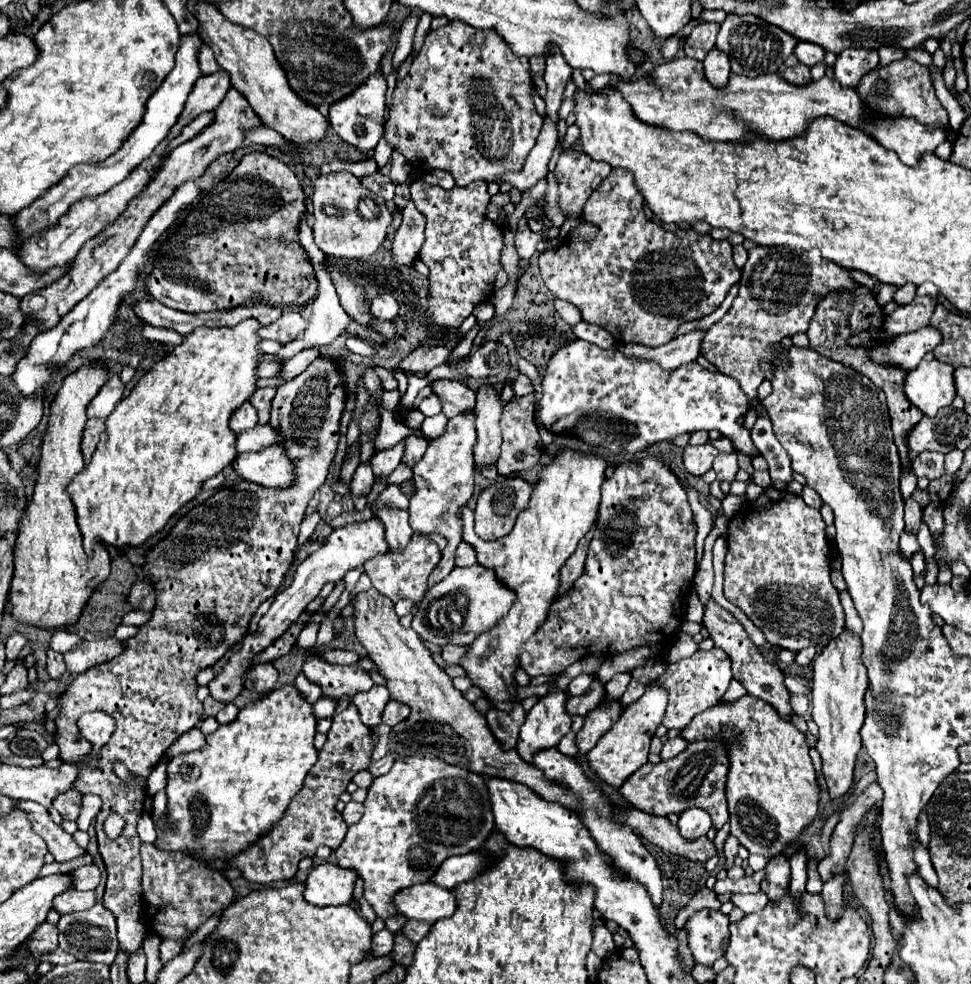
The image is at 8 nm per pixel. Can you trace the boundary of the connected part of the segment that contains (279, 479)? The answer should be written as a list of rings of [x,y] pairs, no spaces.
[[[265,446],[257,452],[241,452],[231,466],[241,478],[265,486],[287,488],[293,484],[293,464],[279,446]]]

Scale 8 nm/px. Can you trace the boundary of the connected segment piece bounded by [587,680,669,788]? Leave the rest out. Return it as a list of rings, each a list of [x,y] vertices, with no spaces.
[[[657,680],[649,682],[645,686],[645,694],[639,700],[635,700],[633,704],[629,704],[623,710],[621,718],[611,726],[611,730],[601,736],[597,746],[587,754],[591,768],[597,772],[597,776],[601,780],[619,788],[627,780],[629,774],[633,774],[635,770],[639,770],[647,762],[649,744],[651,744],[651,738],[655,736],[657,726],[663,722],[667,700],[669,700],[667,688]]]

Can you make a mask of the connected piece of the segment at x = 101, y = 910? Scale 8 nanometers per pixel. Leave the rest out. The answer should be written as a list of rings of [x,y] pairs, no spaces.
[[[95,904],[91,910],[77,912],[77,914],[63,914],[59,924],[59,948],[73,954],[77,960],[89,960],[89,962],[101,962],[101,964],[113,964],[117,956],[117,928],[113,914],[103,906]]]

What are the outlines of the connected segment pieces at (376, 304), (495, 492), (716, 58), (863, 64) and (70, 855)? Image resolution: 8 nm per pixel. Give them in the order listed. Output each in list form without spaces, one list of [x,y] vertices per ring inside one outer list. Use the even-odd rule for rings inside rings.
[[[379,294],[371,300],[371,314],[379,320],[393,320],[399,312],[399,304],[391,294]]]
[[[499,478],[487,486],[475,506],[475,532],[491,542],[513,530],[517,514],[529,504],[533,486],[521,478]]]
[[[713,48],[707,54],[707,58],[703,60],[703,66],[705,66],[705,78],[713,86],[725,86],[727,84],[731,70],[729,70],[729,56],[723,50]]]
[[[849,48],[837,56],[837,62],[833,66],[835,80],[841,82],[841,86],[857,88],[861,76],[873,68],[877,68],[879,56],[875,50],[865,48]]]
[[[17,800],[17,806],[27,814],[29,822],[33,824],[33,830],[45,840],[49,852],[57,862],[67,862],[85,854],[85,850],[75,844],[71,834],[67,834],[49,818],[49,812],[41,804],[31,800]]]

